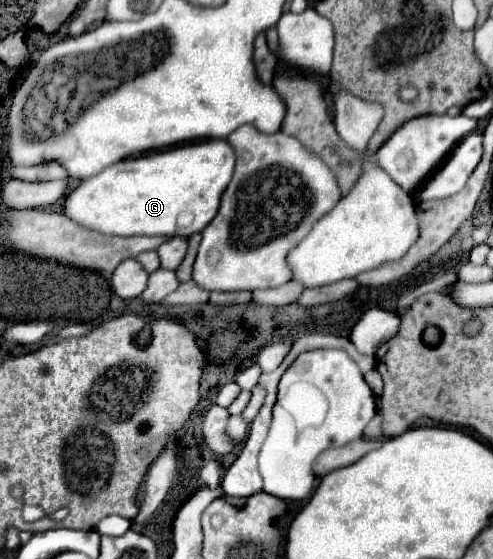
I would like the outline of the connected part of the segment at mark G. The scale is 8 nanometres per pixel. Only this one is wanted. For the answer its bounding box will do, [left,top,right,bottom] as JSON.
[63,139,235,237]

